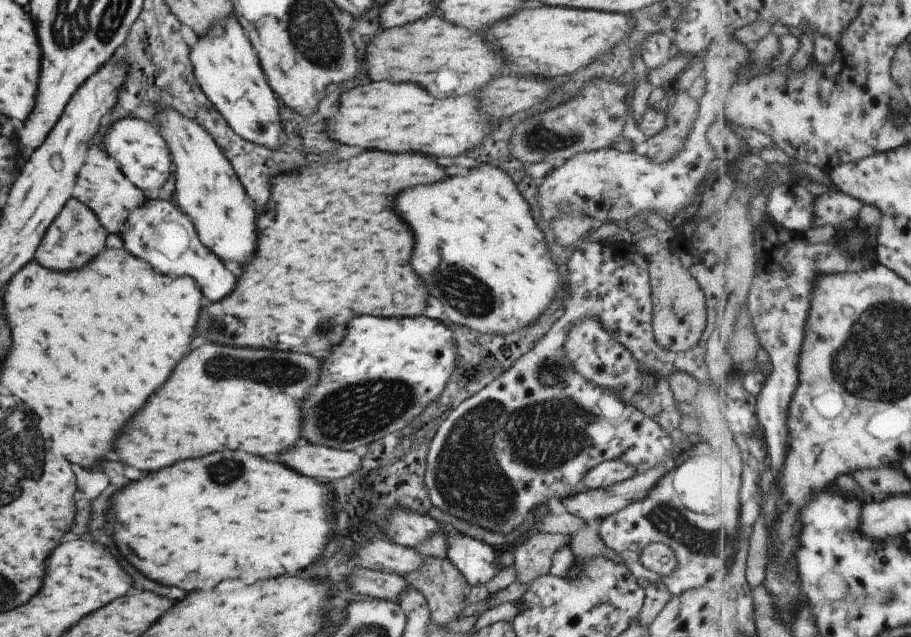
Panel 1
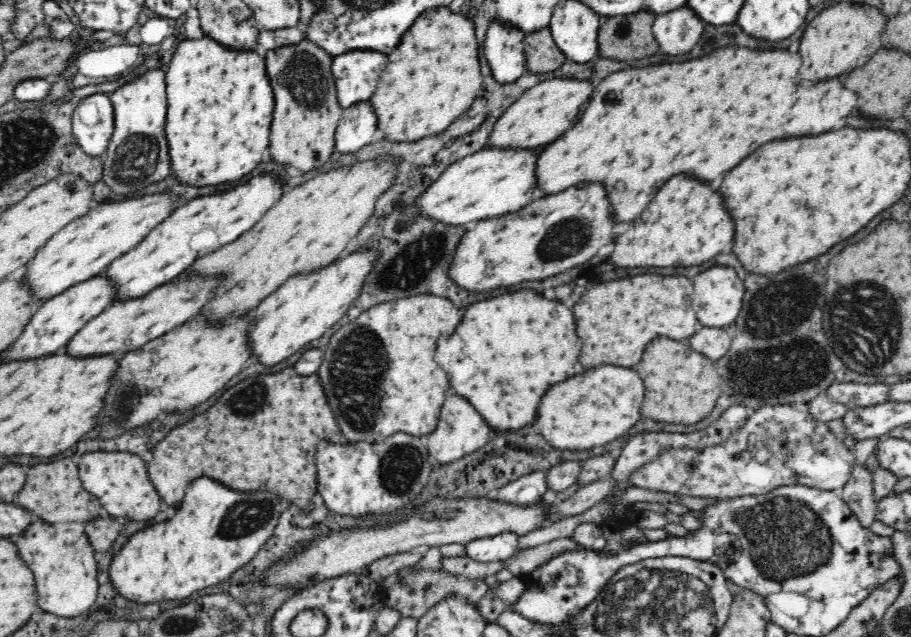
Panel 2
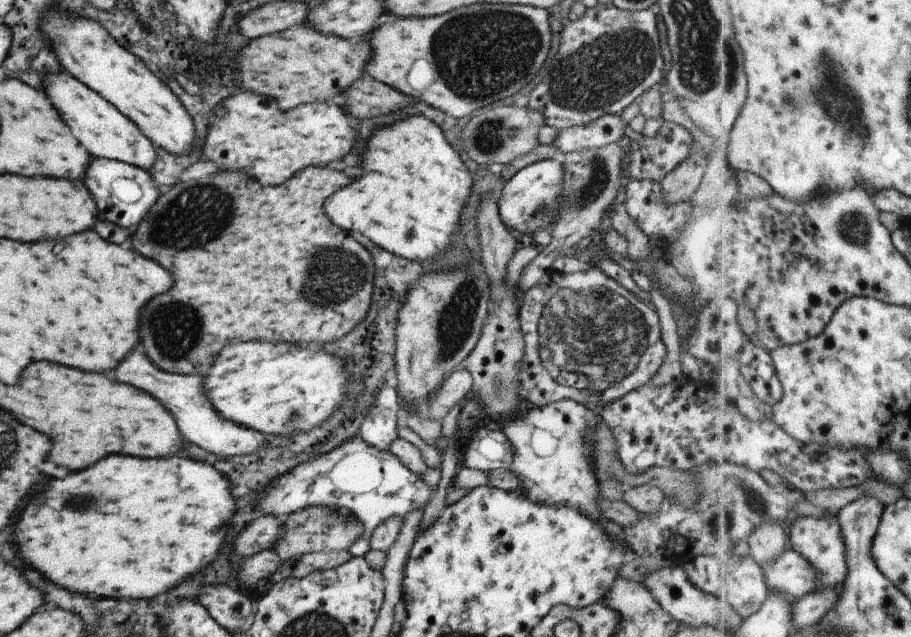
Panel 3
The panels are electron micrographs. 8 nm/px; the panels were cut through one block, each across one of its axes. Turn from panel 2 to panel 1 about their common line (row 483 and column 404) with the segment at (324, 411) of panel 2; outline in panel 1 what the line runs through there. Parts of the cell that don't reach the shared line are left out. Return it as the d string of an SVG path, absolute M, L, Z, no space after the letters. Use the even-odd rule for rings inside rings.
M363 151L357 158L339 160L339 164L313 162L295 174L281 172L273 176L273 204L269 196L269 202L259 214L259 236L253 262L245 264L243 282L237 280L233 292L225 300L213 302L209 308L205 306L201 310L197 334L217 344L261 346L299 354L303 354L305 346L305 354L325 358L331 346L341 342L345 336L345 326L353 316L419 317L429 292L409 266L413 236L405 222L395 214L391 202L403 188L439 182L441 172L443 168L439 164L417 152L387 154Z

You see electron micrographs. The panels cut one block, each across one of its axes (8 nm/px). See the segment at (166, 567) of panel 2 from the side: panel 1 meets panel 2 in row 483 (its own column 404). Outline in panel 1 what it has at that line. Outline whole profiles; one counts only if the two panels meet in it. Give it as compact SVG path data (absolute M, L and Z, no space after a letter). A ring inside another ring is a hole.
M481 164L467 176L451 176L429 186L403 190L401 198L397 194L393 204L399 216L409 222L415 236L411 254L413 270L419 272L429 290L429 298L441 304L439 316L448 322L481 334L511 334L533 324L559 290L559 270L551 260L543 234L535 224L527 202L503 170Z

